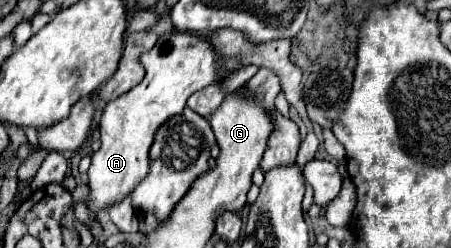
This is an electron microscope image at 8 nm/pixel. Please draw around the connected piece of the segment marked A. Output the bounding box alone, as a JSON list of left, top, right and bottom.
[89,33,225,209]

